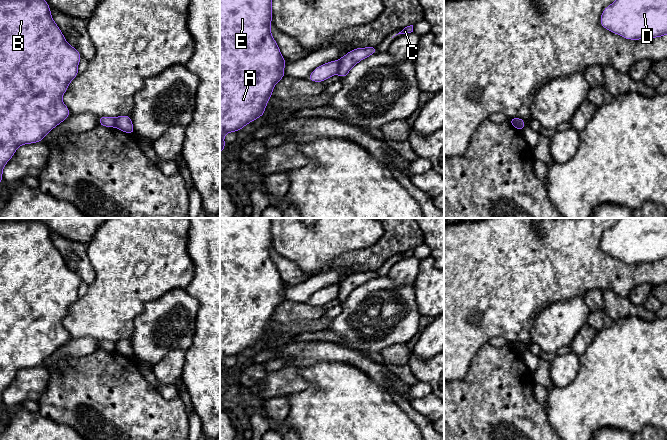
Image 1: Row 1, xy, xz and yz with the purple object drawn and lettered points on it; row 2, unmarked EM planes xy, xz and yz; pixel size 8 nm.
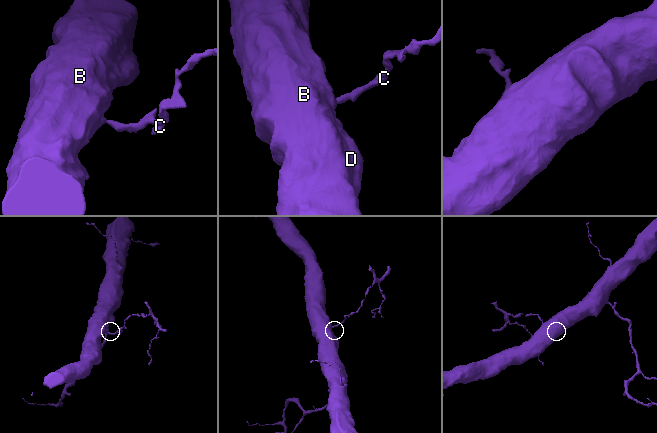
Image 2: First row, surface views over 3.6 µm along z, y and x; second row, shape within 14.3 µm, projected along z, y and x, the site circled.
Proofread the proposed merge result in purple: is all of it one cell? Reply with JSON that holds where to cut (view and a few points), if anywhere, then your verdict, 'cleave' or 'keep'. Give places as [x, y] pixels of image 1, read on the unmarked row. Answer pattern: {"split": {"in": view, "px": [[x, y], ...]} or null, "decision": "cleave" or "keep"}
{"split": {"in": "xz", "px": [[337, 284], [338, 297]]}, "decision": "cleave"}

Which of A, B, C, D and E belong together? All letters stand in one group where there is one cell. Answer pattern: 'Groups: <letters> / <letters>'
Groups: A B D E / C

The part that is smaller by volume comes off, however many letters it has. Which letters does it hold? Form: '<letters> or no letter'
C

